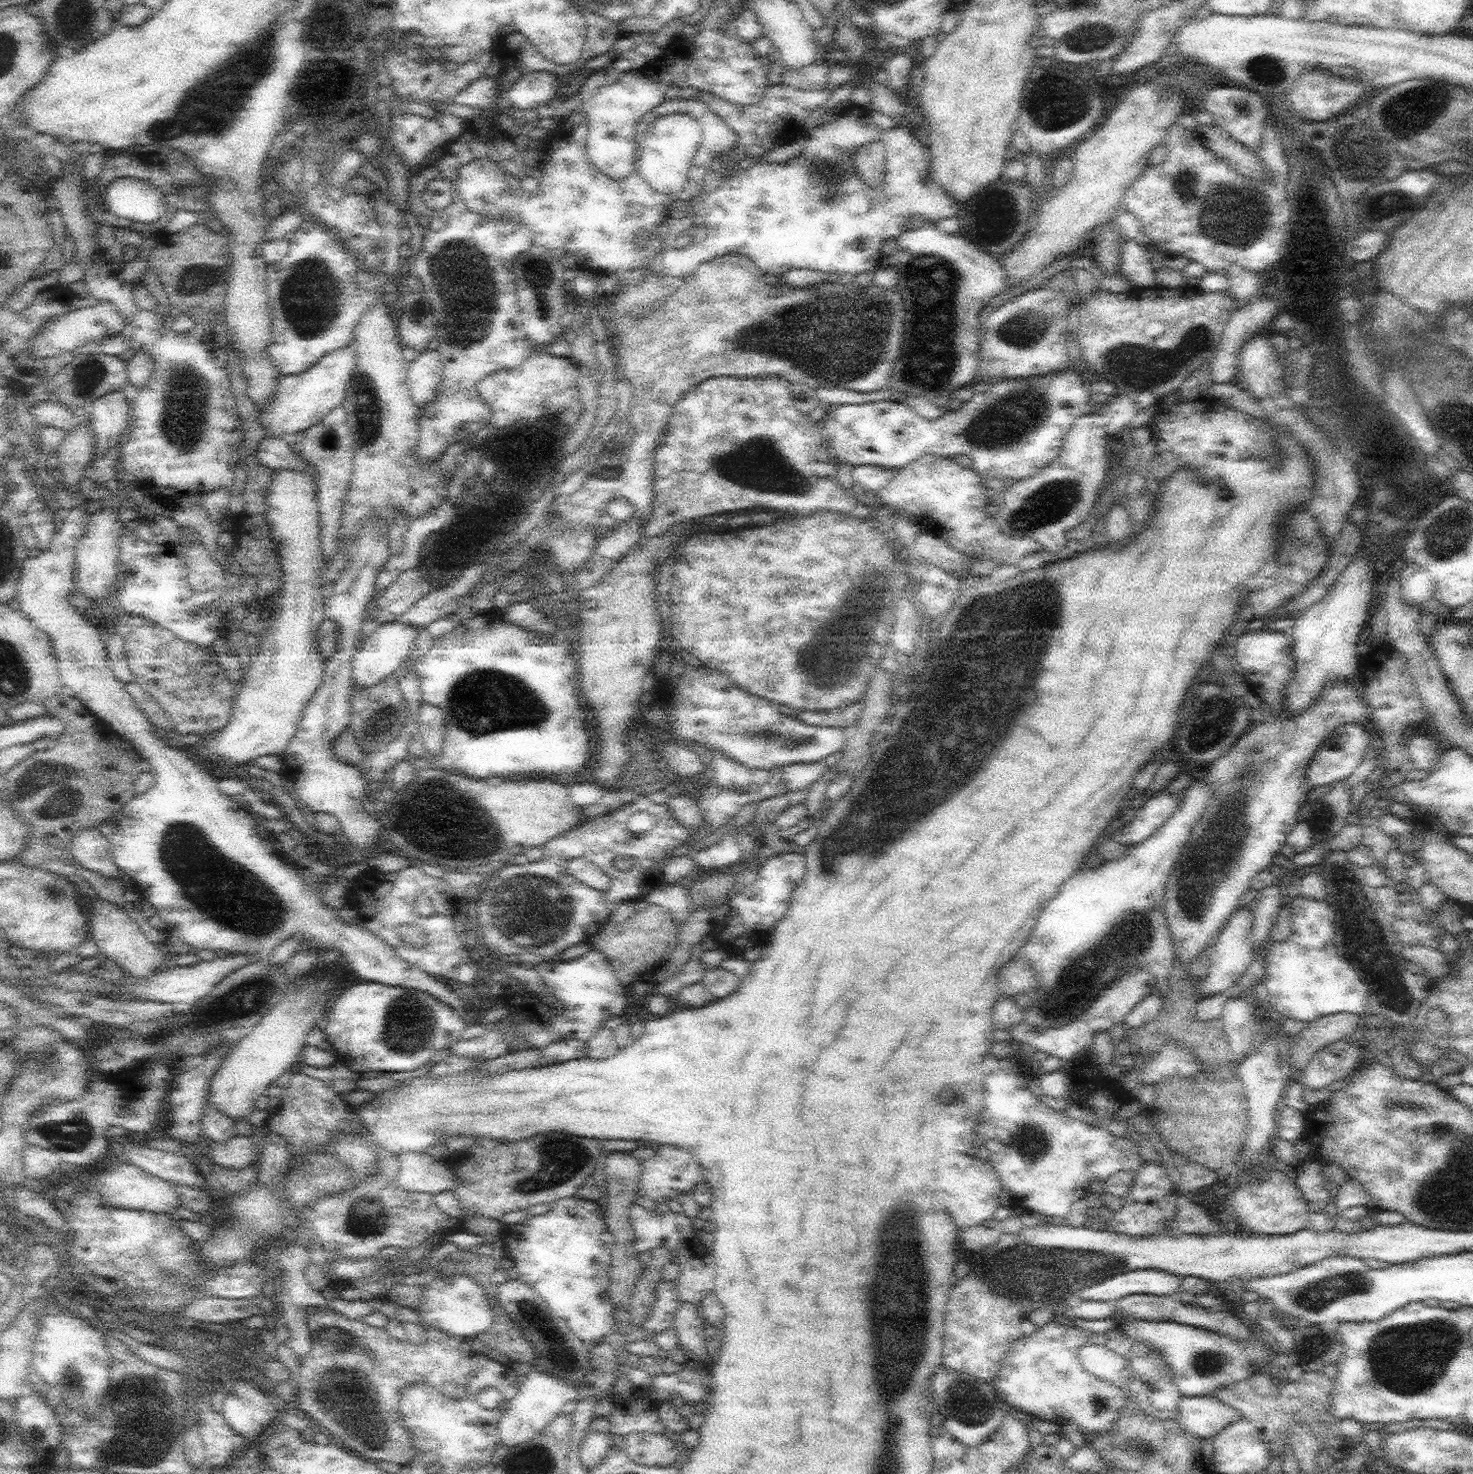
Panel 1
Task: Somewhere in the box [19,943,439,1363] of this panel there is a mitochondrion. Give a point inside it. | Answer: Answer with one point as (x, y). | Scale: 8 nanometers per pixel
(249, 995)

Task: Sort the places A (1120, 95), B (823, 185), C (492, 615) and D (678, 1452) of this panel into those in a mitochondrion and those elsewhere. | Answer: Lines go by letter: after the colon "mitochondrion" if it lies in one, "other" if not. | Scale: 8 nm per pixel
A: other
B: mitochondrion
C: other
D: other

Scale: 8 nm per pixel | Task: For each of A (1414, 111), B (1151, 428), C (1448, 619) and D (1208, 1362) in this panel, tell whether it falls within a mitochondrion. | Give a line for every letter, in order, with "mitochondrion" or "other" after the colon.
A: mitochondrion
B: other
C: other
D: mitochondrion

